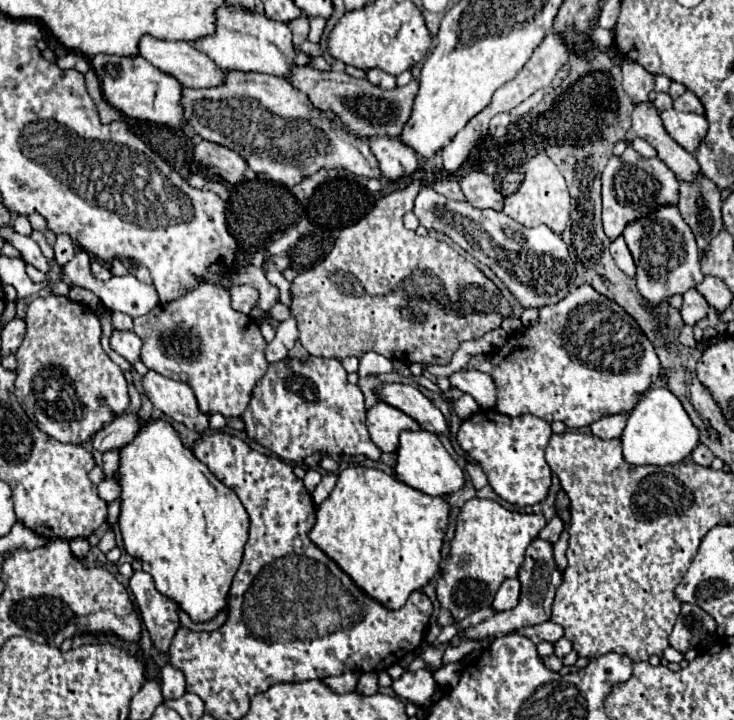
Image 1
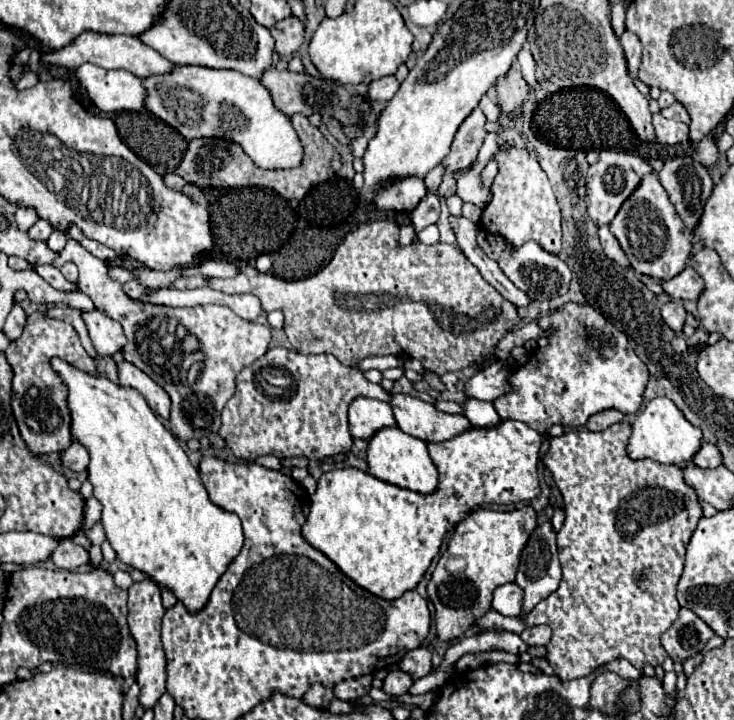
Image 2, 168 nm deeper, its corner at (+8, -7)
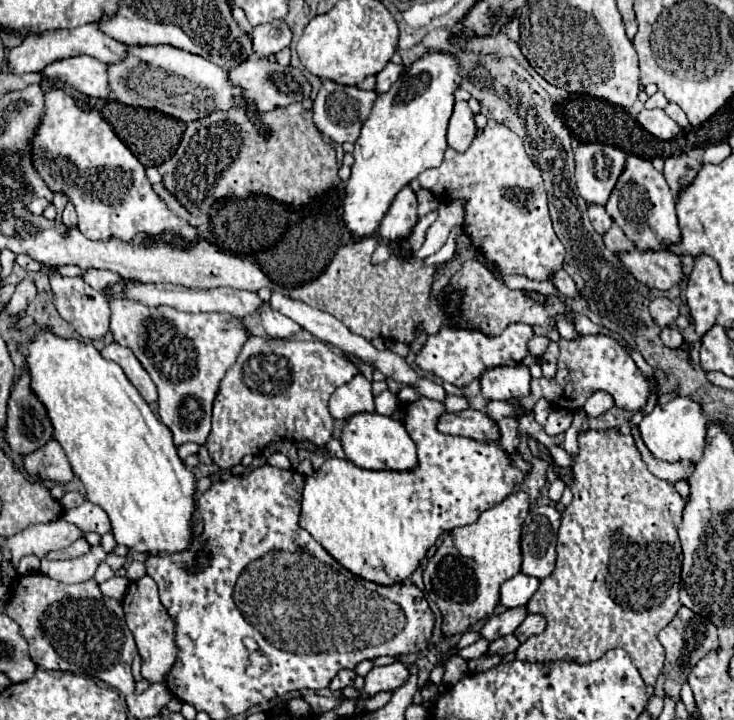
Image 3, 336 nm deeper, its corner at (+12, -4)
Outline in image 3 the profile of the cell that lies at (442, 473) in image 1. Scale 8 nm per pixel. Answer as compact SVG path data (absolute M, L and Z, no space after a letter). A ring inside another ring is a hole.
M378 412L354 414L346 420L342 436L342 450L346 458L366 470L408 470L416 468L416 446L408 436L406 428L392 416L382 416Z

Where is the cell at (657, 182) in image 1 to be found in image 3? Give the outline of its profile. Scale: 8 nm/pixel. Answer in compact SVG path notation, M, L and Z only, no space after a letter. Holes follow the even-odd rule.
M578 144L574 150L574 178L580 196L588 204L606 204L624 170L626 154L606 144Z

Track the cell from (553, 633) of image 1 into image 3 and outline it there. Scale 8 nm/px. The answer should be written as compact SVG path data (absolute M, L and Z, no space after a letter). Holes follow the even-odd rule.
M528 614L526 620L514 630L514 636L516 636L520 642L524 642L524 640L528 640L528 638L534 636L534 634L544 632L544 628L546 628L546 618L544 618L542 614Z

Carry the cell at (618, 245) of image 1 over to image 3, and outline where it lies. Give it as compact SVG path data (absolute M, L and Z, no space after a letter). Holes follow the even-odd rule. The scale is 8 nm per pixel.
M588 204L588 218L598 234L604 234L612 226L612 218L606 214L606 210L602 206Z

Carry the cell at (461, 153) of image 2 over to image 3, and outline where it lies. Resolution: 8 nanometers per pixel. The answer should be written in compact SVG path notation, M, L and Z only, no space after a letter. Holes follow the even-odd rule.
M456 102L448 126L448 144L458 152L464 152L472 142L474 134L476 134L474 120L460 120L460 102Z

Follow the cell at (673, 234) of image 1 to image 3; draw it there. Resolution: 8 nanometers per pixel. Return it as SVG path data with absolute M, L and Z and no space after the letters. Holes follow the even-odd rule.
M626 156L626 166L618 176L618 182L606 202L606 212L624 230L624 234L636 244L636 248L664 250L668 244L680 240L680 228L676 218L676 196L666 184L662 172L654 170L652 162L640 156Z

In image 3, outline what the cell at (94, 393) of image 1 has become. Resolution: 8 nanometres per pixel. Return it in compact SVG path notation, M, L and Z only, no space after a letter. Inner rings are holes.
M24 368L18 384L8 400L8 416L4 428L4 440L18 454L30 454L42 448L52 438L52 424L46 408L30 390L30 374Z

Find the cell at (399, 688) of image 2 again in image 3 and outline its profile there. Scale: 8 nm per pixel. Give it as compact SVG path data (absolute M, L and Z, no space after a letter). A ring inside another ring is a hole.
M396 660L390 666L374 666L366 676L364 676L364 692L368 696L374 696L382 690L394 692L400 688L410 676L408 664L402 660Z

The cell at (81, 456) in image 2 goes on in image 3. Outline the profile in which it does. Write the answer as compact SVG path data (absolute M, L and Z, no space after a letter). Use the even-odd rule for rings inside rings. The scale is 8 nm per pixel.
M48 440L48 444L38 448L36 452L26 454L24 472L38 480L52 480L58 484L66 484L74 478L68 458L56 440Z

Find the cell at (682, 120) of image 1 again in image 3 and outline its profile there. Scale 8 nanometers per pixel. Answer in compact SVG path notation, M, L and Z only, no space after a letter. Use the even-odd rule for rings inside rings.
M642 110L638 114L638 122L658 140L672 140L682 130L664 110Z

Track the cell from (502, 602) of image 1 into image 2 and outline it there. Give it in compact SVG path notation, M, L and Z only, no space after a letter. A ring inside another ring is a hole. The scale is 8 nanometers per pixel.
M506 583L494 591L492 609L502 615L518 615L522 611L522 591L516 583Z

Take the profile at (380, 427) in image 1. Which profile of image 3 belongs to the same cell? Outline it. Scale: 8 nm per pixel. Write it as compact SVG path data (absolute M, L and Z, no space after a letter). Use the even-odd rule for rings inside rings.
M356 374L350 382L336 388L328 400L328 410L332 418L340 420L346 420L348 416L360 412L374 412L372 386L364 378L364 374Z

